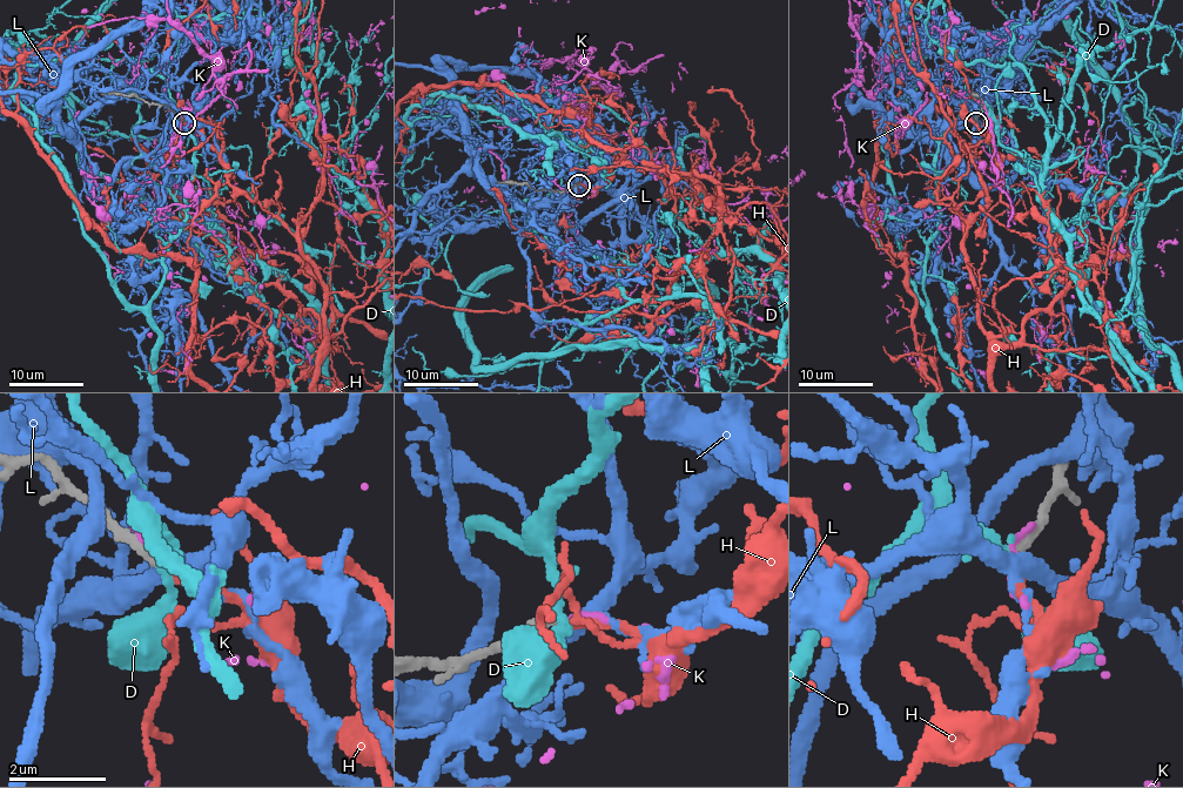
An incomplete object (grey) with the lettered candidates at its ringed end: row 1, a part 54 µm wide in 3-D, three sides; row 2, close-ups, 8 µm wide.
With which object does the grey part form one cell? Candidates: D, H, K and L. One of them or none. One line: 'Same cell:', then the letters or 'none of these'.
Same cell: H

